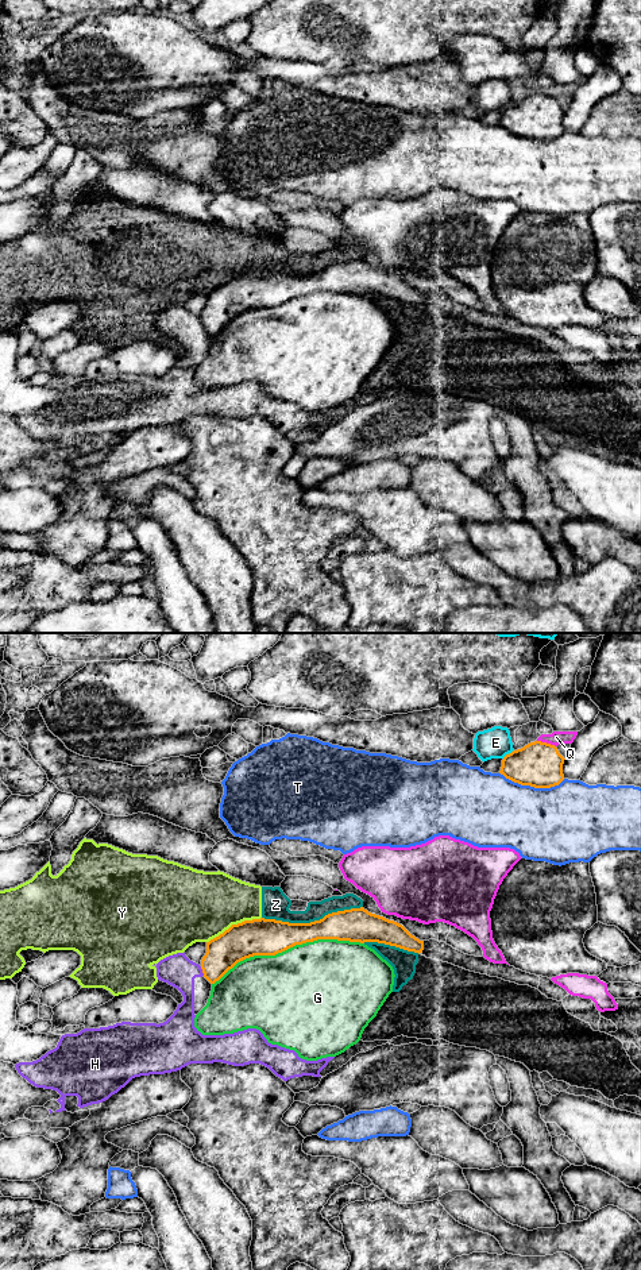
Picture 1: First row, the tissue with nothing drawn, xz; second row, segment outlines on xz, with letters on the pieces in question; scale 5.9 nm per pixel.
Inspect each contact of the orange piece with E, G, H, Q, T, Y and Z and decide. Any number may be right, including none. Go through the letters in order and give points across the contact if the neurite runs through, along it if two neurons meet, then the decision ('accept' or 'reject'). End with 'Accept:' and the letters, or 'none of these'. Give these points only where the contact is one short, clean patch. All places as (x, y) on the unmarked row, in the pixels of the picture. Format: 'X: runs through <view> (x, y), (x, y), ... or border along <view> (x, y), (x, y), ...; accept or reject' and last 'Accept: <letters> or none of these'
E: reject
G: reject
H: reject
Q: reject
T: reject
Y: border along xz (261, 269), (232, 275), (207, 294); reject
Z: reject
Accept: none of these

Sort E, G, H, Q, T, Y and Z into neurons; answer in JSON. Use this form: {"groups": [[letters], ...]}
{"groups": [["E"], ["G"], ["H"], ["Q"], ["T"], ["Y", "Z"]]}

